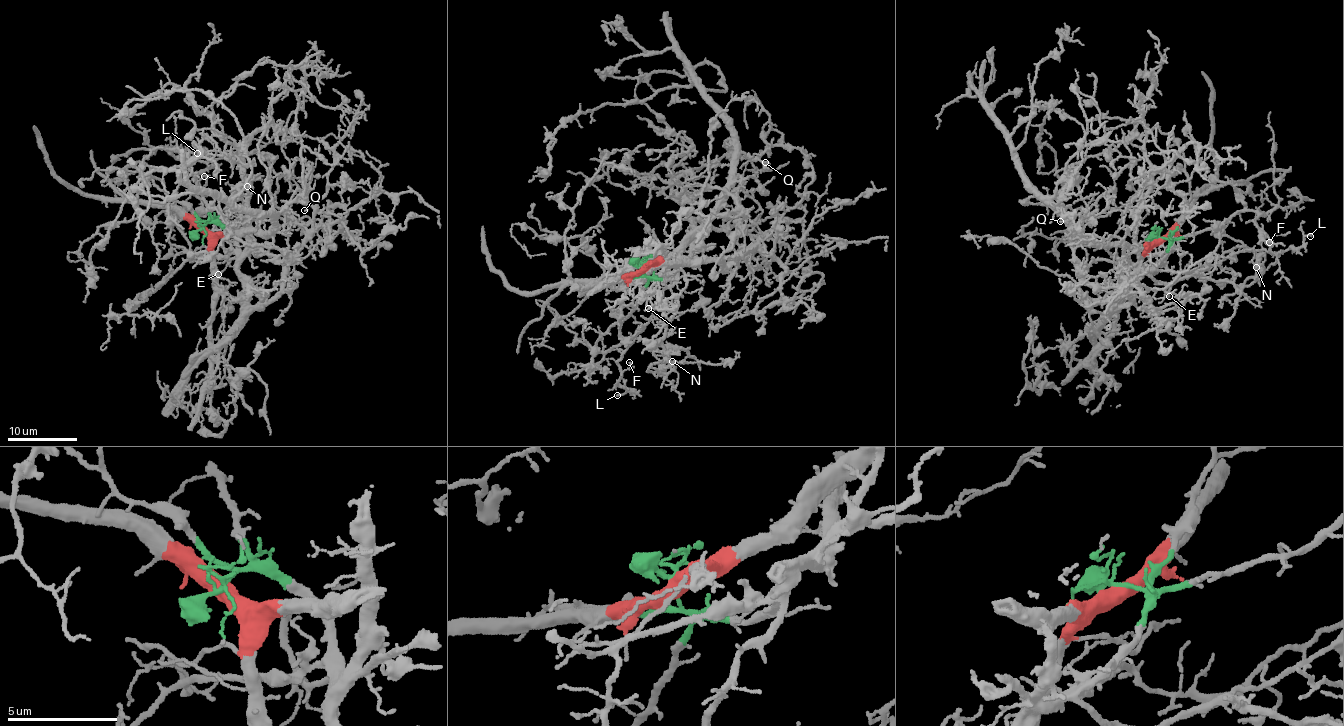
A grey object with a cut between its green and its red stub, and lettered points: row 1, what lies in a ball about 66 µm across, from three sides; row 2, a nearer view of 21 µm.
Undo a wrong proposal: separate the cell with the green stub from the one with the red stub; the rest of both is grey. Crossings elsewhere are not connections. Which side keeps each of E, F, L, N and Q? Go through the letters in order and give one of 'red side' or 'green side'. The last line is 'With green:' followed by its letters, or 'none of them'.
E: green side
F: green side
L: green side
N: green side
Q: red side
With green: E, F, L, N

